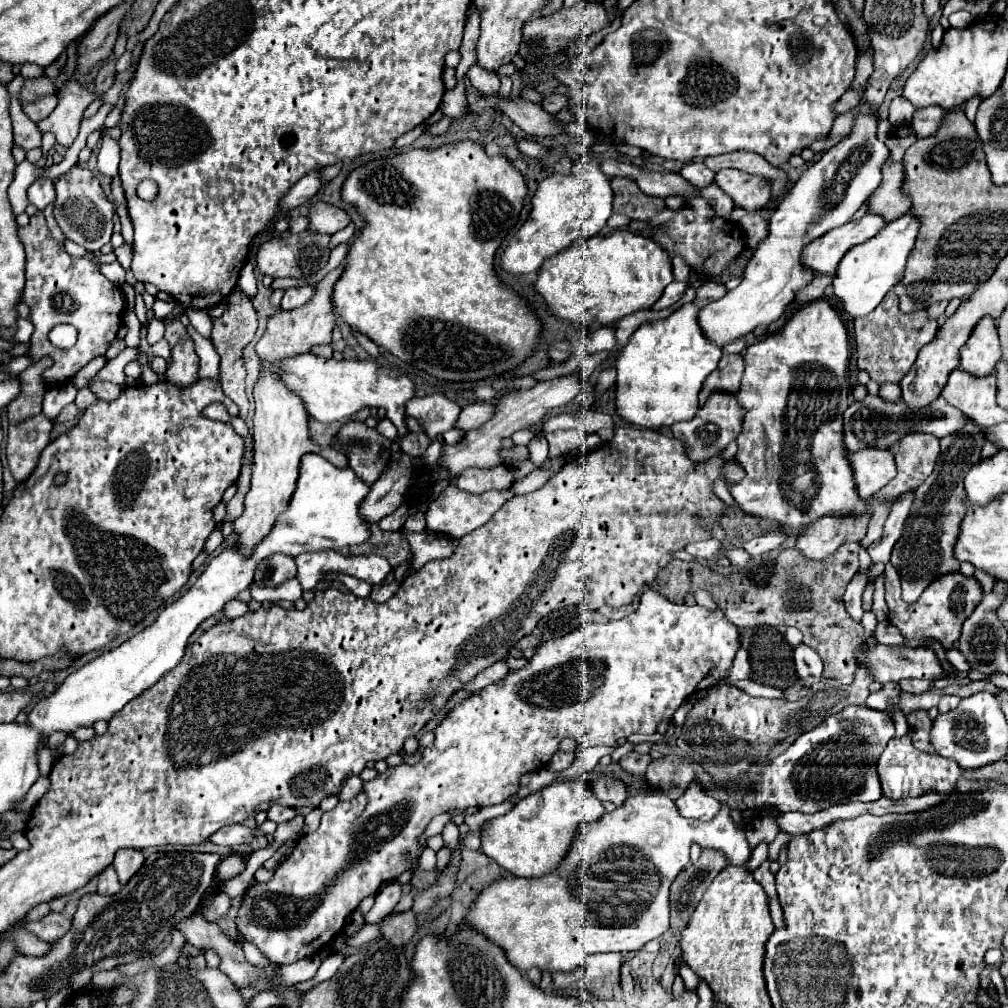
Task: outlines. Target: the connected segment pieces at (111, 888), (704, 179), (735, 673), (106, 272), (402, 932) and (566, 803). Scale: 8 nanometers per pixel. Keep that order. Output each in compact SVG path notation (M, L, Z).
M110 866L108 870L104 870L100 876L100 884L98 884L98 894L102 896L114 896L122 890L122 884L118 882L118 876L116 876L116 870Z
M692 162L680 170L682 178L688 180L694 188L706 188L714 182L714 172L708 170L702 162Z
M738 652L733 660L732 668L730 669L730 674L727 678L724 678L726 684L732 684L732 682L737 682L740 680L749 679L751 674L751 664L749 652Z
M99 265L100 272L117 286L125 283L126 271L121 265Z
M400 912L400 914L390 914L388 918L382 920L380 930L382 930L382 938L394 946L402 946L406 944L412 934L416 932L416 918L414 912Z
M554 782L520 800L508 814L488 820L482 834L482 850L514 876L540 878L552 872L552 868L556 870L564 860L574 846L578 830L600 820L602 814L604 806L590 786L582 782Z

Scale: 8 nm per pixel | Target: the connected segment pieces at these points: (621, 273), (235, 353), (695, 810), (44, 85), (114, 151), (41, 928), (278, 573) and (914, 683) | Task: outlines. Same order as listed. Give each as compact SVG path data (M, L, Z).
M616 230L604 238L592 236L576 240L566 250L550 256L544 266L538 270L536 278L536 292L546 300L546 306L554 316L576 326L589 326L598 323L600 326L614 326L616 320L638 312L648 310L664 292L664 288L674 280L672 264L668 252L664 252L650 236L634 234L630 230Z
M234 292L228 298L228 310L222 318L214 318L214 328L210 334L210 340L216 348L216 352L220 354L220 382L224 388L224 394L238 404L240 408L240 418L246 418L248 414L248 398L244 392L244 378L246 378L246 368L244 368L244 358L242 358L242 350L244 346L254 338L258 330L258 314L252 306L252 302L244 296L240 296L238 292Z
M692 782L688 790L676 800L678 812L686 818L700 818L700 820L712 820L716 812L720 810L720 802L712 796L708 796L698 782Z
M46 76L44 78L36 78L36 80L26 80L26 86L20 94L20 100L36 100L38 96L44 96L44 94L52 94L54 92L54 84L52 80L48 80Z
M104 134L102 136L102 146L98 150L98 170L104 176L114 178L118 174L118 162L120 162L120 146L114 138Z
M48 912L42 920L38 922L24 922L22 928L36 934L38 938L46 936L48 944L54 944L56 940L60 940L72 926L72 920L66 918L64 914L56 914L56 912Z
M272 554L272 556L266 556L258 564L254 582L260 584L260 586L276 586L276 584L282 584L282 582L294 578L296 572L298 570L296 570L296 564L294 564L292 556Z
M914 678L914 680L900 680L898 686L900 686L902 690L912 692L912 694L922 694L922 692L926 692L926 690L932 688L932 682L930 682L930 680L916 680L916 678Z

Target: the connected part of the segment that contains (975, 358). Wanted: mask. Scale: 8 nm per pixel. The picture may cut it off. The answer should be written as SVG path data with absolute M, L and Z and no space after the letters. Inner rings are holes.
M984 316L960 348L960 368L972 376L988 376L1000 360L1000 340L994 318Z

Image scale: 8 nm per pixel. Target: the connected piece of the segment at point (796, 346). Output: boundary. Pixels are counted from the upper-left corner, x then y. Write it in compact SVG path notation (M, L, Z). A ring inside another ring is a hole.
M826 300L806 304L780 332L764 336L746 348L744 376L736 394L746 414L742 434L736 438L738 452L734 458L744 468L746 476L728 486L736 506L744 514L776 520L780 526L796 532L820 516L840 516L840 512L860 512L860 508L864 508L852 484L852 468L848 468L846 450L840 444L842 412L850 404L848 358L846 326Z

